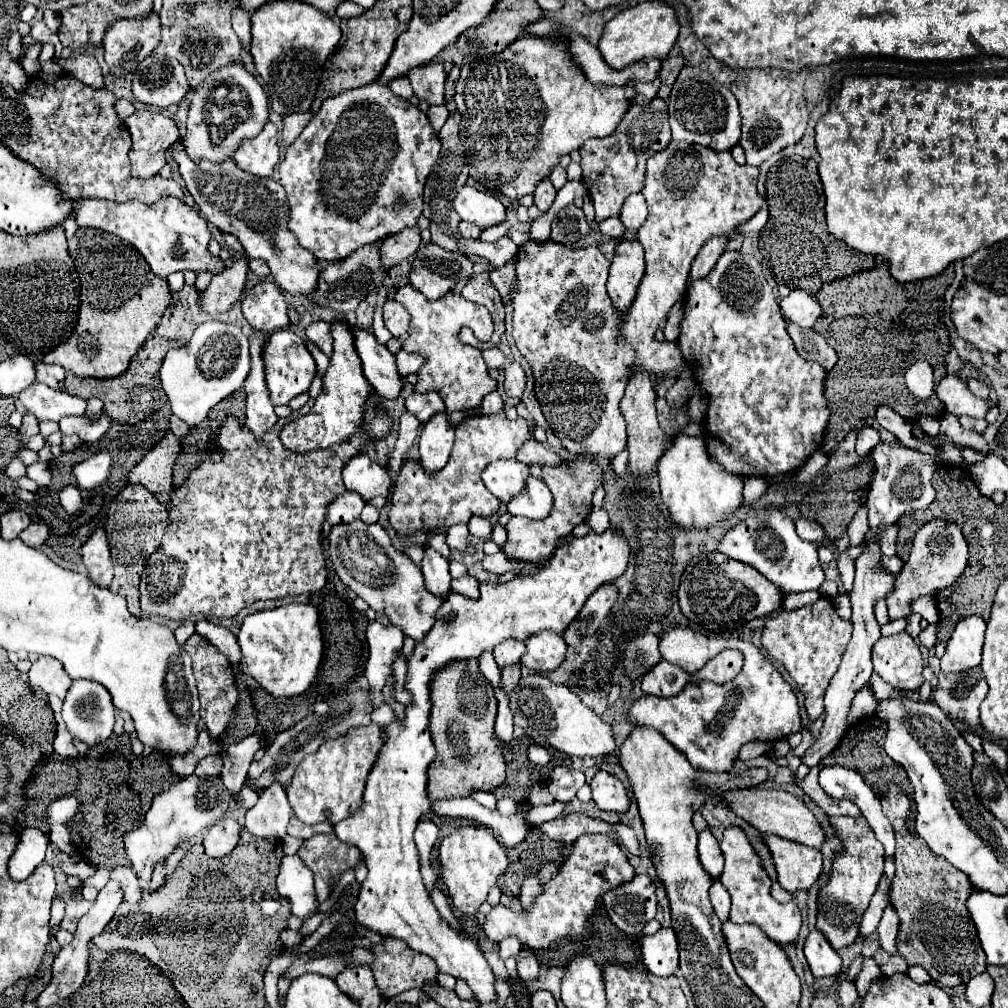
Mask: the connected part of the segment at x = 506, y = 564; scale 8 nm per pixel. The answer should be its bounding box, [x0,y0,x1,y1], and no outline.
[483,551,513,575]

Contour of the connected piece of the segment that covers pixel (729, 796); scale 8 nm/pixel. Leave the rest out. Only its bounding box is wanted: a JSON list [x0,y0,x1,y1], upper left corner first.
[723,789,827,849]

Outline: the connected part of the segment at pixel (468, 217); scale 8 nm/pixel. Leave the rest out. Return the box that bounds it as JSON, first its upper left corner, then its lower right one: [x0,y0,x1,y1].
[455,185,507,229]

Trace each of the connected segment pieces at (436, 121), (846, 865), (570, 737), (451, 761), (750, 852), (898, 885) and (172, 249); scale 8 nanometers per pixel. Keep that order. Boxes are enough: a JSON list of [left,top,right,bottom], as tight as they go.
[[427,105,449,131],[817,817,885,951],[509,673,615,757],[429,659,505,799],[719,825,801,947],[881,783,985,987],[75,199,225,277]]

